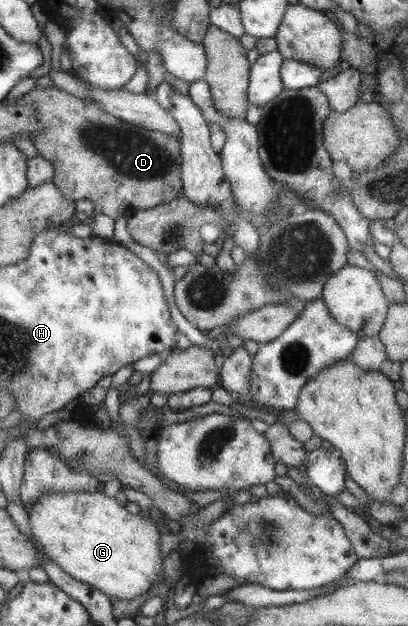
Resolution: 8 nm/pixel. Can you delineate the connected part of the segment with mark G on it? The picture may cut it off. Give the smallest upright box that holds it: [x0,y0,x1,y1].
[27,491,163,599]

